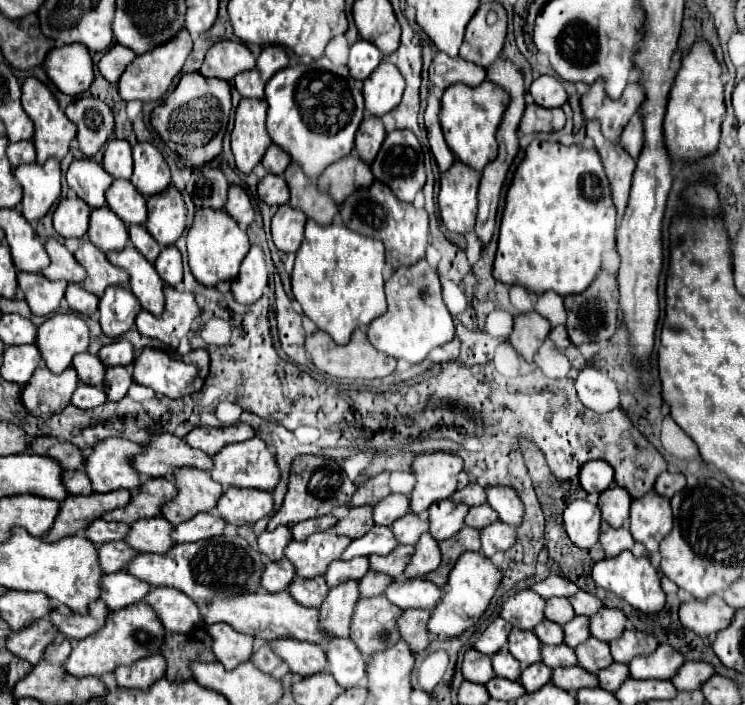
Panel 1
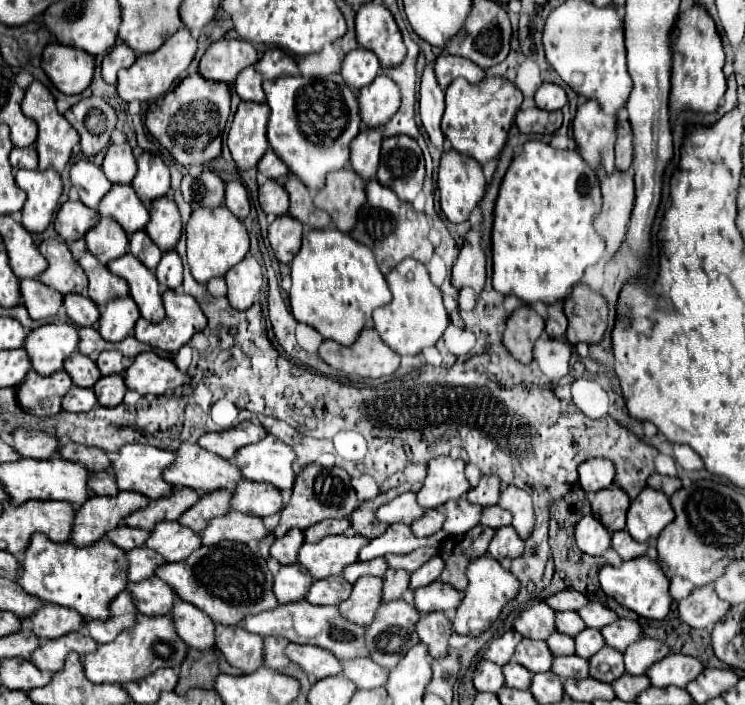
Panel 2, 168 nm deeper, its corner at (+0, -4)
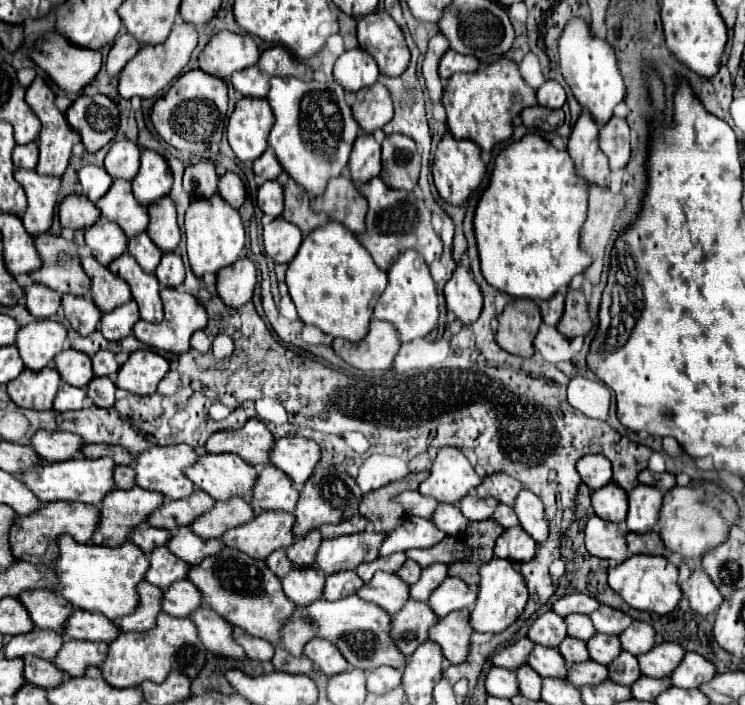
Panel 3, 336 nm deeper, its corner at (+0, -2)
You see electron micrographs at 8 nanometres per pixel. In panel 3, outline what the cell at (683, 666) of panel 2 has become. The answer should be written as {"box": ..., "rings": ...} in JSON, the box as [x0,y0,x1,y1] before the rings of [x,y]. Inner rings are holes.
{"box":[670,652,716,688],"rings":[[[686,652],[682,662],[670,672],[670,682],[676,688],[698,688],[704,682],[710,682],[714,678],[716,668],[712,662],[702,658],[696,652]]]}

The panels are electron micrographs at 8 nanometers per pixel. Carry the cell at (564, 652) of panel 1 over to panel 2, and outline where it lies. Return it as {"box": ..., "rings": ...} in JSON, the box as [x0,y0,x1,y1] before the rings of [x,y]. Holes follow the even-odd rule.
{"box":[552,656,588,680],"rings":[[[560,656],[560,658],[554,658],[554,664],[552,664],[552,672],[556,676],[560,676],[562,680],[566,678],[588,678],[588,660],[580,658],[580,656]]]}

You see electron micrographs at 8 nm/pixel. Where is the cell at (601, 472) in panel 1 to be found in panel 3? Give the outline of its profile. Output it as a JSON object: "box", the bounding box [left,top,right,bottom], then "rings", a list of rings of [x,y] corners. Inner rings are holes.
{"box":[576,456,612,490],"rings":[[[584,456],[578,460],[576,470],[590,490],[598,490],[612,482],[612,464],[604,456]]]}

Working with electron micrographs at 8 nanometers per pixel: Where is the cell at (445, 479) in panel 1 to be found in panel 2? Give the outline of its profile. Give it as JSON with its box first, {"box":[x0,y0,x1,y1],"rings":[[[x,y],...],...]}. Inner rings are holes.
{"box":[418,456,470,510],"rings":[[[438,456],[428,462],[428,476],[418,492],[418,504],[424,510],[440,508],[448,500],[464,496],[468,490],[470,482],[464,476],[464,460]]]}

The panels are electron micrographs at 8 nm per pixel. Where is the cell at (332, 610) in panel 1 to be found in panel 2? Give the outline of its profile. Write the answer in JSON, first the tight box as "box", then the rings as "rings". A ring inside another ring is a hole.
{"box":[338,576,382,626],"rings":[[[362,576],[354,584],[354,590],[348,600],[344,600],[338,608],[344,618],[354,624],[370,626],[374,620],[374,612],[382,606],[382,578]]]}

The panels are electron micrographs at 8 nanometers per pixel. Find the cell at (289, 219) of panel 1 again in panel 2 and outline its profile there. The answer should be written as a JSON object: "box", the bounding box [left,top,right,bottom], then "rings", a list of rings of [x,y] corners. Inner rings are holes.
{"box":[268,214,302,262],"rings":[[[290,214],[278,216],[270,226],[268,226],[268,240],[270,246],[278,258],[278,262],[292,262],[292,258],[298,254],[300,250],[300,242],[302,242],[302,222],[294,220]]]}

